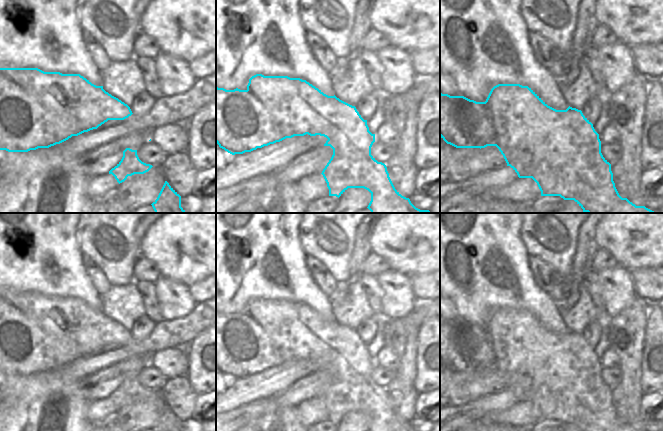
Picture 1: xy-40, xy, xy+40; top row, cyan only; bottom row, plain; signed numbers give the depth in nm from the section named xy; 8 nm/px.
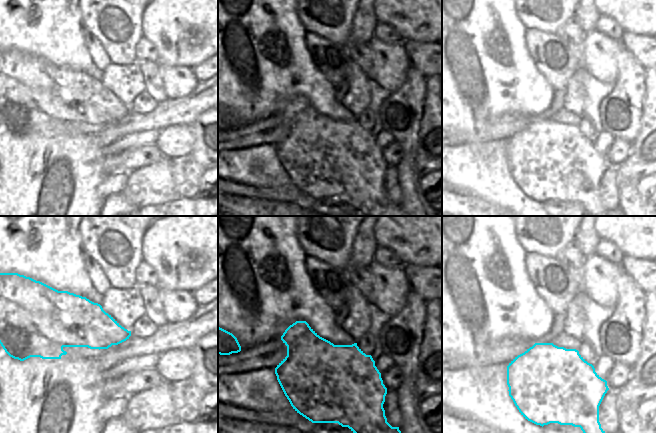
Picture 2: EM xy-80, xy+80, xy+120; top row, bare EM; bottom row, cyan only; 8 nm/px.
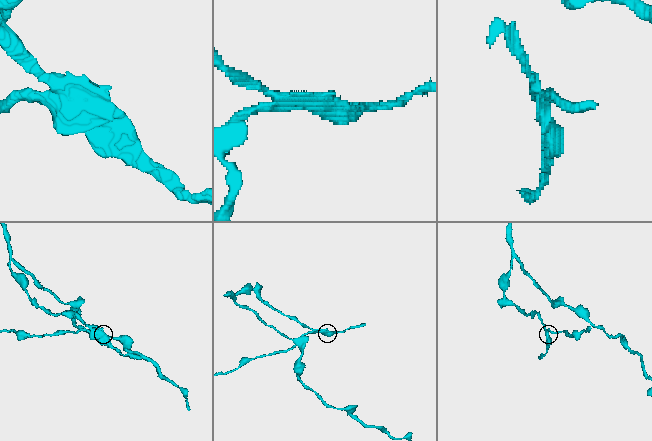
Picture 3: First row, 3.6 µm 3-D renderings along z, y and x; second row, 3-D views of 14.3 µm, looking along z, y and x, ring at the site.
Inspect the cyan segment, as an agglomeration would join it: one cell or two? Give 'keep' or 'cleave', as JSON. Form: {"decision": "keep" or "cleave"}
{"decision": "cleave"}

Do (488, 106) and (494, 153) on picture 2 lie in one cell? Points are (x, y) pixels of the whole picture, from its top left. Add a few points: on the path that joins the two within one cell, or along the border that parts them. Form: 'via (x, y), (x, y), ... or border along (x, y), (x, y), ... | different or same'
border along (470, 143), (499, 143), (506, 161) | different

